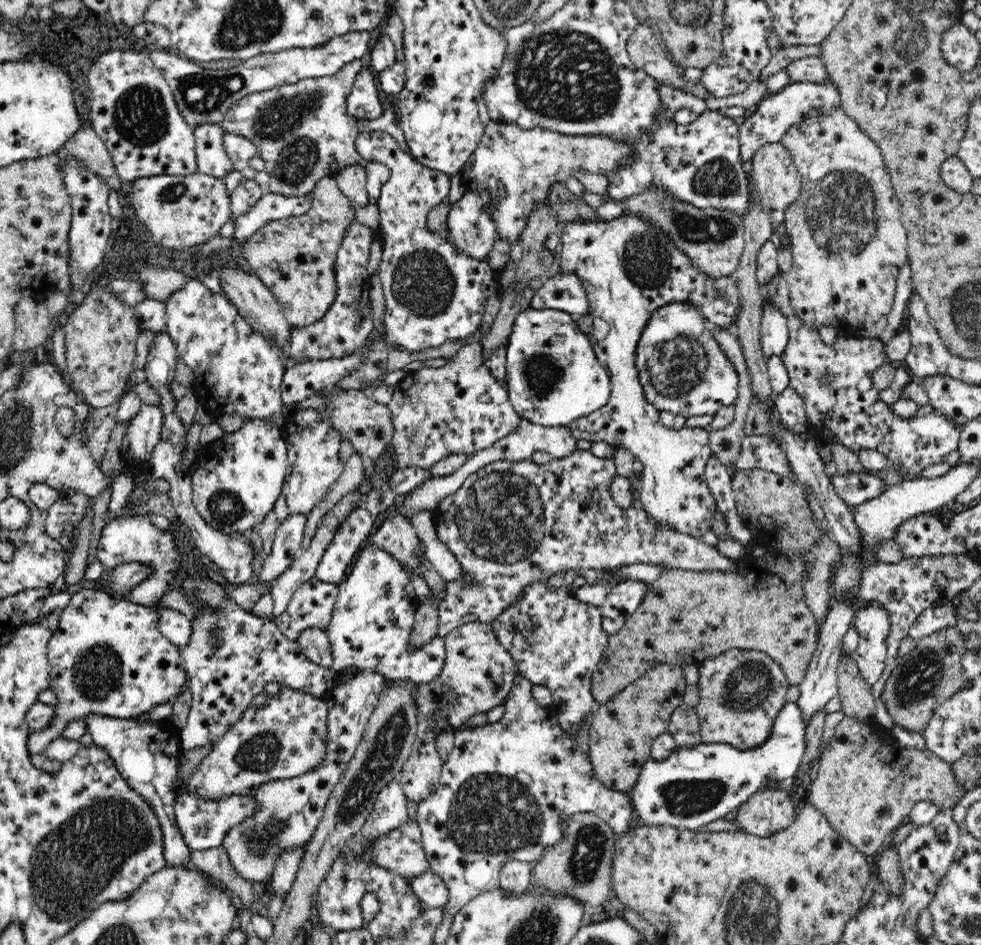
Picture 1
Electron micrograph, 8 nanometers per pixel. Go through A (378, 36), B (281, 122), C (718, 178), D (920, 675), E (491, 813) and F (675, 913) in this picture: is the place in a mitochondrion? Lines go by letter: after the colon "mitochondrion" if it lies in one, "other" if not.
A: other
B: mitochondrion
C: mitochondrion
D: mitochondrion
E: mitochondrion
F: other

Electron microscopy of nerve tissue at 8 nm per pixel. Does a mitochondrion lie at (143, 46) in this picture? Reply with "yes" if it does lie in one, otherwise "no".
no

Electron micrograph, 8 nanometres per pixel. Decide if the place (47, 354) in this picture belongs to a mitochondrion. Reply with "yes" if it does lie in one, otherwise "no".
no

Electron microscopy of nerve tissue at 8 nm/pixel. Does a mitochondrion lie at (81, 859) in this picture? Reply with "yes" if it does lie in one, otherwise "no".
yes

